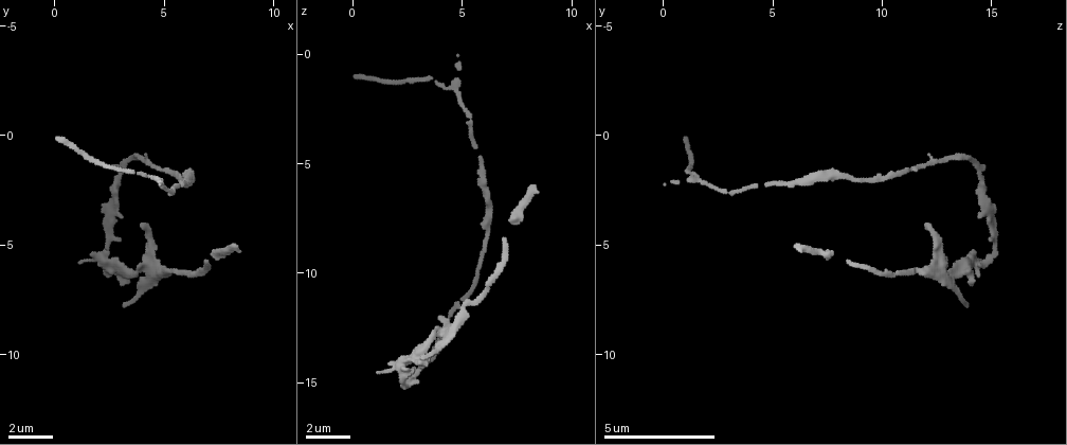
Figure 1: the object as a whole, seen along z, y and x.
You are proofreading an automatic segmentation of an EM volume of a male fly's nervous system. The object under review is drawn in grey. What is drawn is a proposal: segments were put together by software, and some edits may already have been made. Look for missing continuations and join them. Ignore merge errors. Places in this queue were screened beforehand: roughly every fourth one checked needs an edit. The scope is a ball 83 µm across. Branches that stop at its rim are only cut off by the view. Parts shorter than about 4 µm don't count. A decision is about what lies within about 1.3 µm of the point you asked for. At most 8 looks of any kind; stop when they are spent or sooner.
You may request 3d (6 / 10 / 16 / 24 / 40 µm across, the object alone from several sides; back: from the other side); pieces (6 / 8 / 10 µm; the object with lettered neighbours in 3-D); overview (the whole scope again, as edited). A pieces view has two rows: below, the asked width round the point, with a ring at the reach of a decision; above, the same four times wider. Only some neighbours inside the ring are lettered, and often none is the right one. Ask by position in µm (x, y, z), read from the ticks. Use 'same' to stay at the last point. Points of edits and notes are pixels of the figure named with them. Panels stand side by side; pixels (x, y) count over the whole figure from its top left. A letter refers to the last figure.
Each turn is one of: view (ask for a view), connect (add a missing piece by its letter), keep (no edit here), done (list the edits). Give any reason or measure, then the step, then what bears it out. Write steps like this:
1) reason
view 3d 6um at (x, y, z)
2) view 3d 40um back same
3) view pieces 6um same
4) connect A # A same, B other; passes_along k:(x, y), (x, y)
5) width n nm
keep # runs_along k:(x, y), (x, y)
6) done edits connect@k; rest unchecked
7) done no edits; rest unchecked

free end
view pieces 8um at (0.2, 0.1, 0.9)

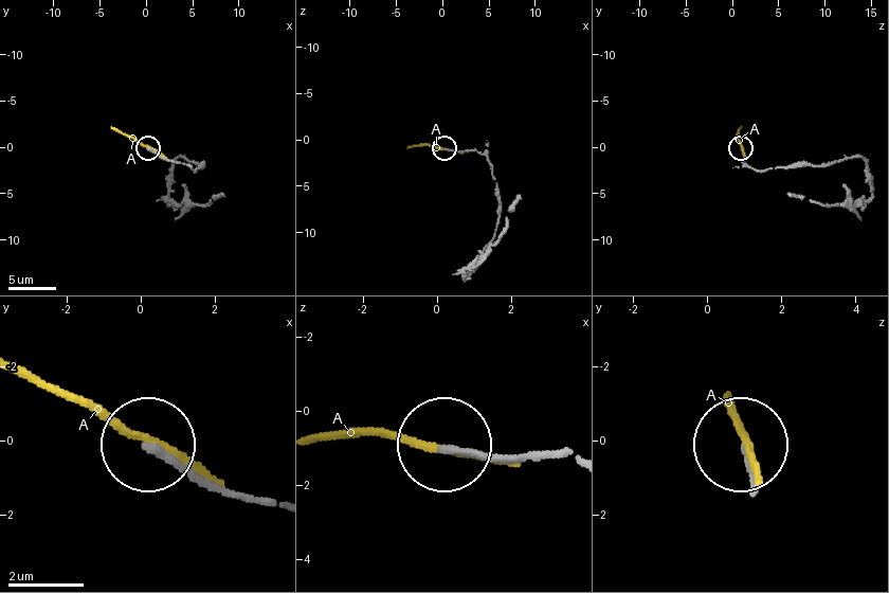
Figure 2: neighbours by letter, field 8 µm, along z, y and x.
keep # A other; runs_along 2:(184, 158), (203, 164), (194, 169), (160, 158), (149, 148); no lettered piece goes on from it

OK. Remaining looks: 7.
thin end
view pieces 6um at (4.8, 2.3, 0.1)

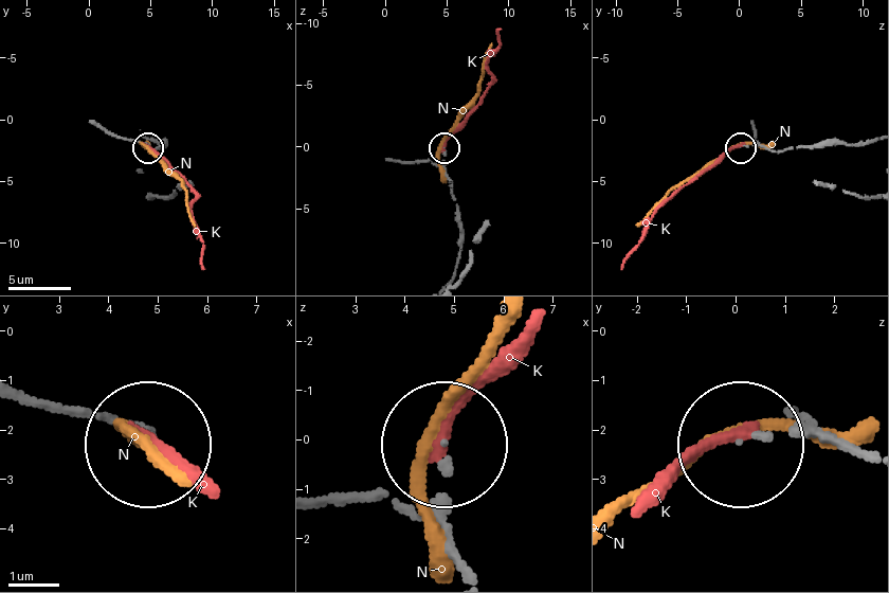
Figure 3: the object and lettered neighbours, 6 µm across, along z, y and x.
connect K # K same, N other; passes_along 3:(776, 149), (726, 149), (660, 207), (622, 269); it goes on there

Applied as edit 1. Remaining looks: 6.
an open end
view 3d 6um at (8.2, 5.0, 6.1)

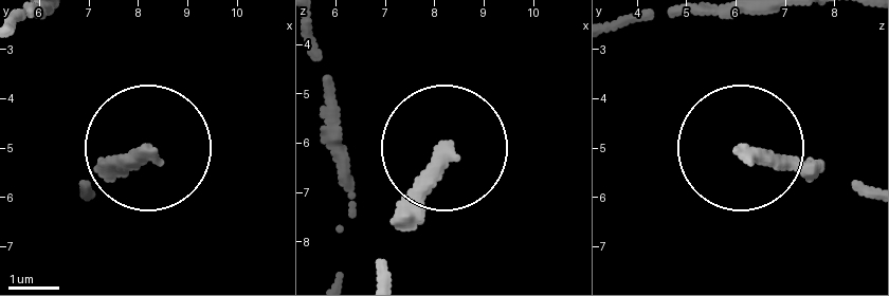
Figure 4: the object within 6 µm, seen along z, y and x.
view pieces 8um at (8.25, 5.05, 6.10)

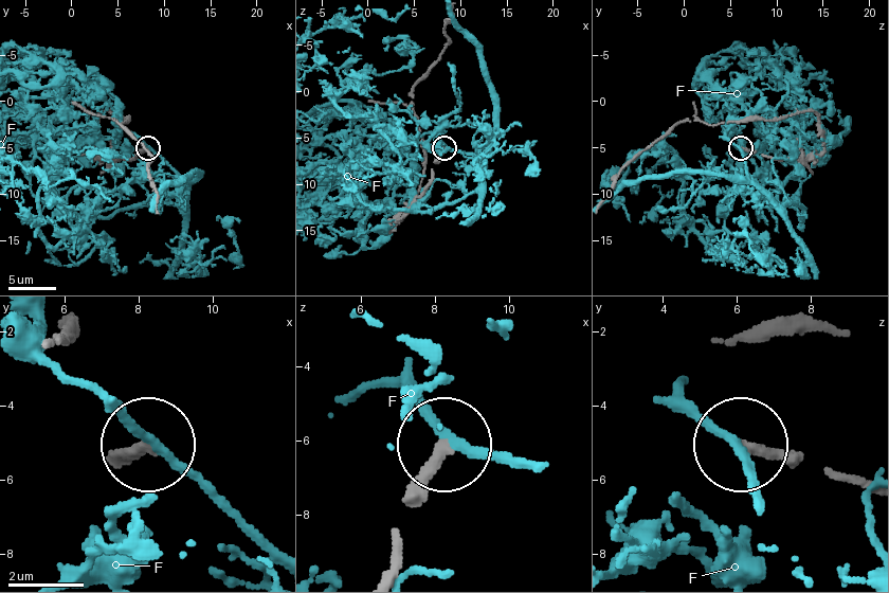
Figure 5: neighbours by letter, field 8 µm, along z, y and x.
keep # F other; runs_along 5:(388, 570), (411, 484), (438, 449); no lettered piece goes on from it

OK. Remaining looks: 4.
free end
view pieces 6um at (4.1, 4.1, 12.1)

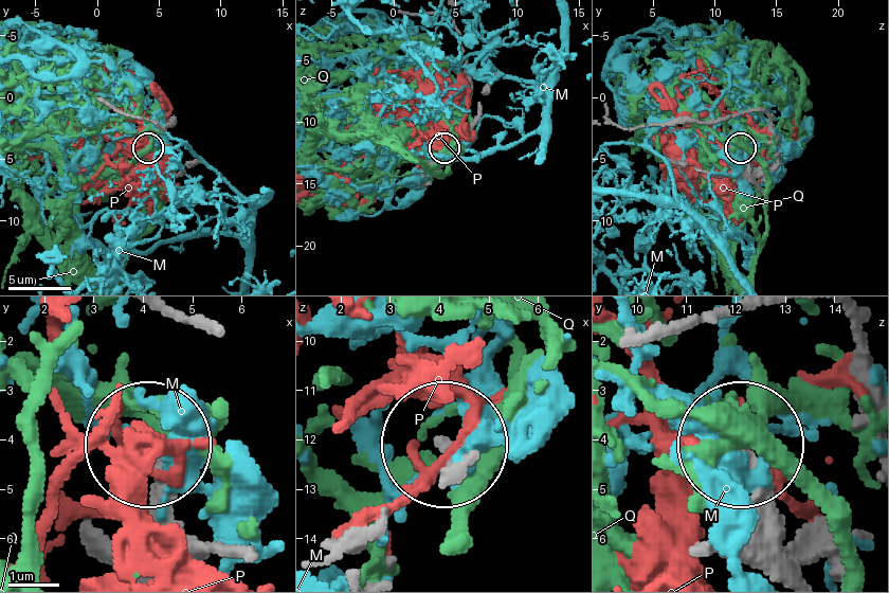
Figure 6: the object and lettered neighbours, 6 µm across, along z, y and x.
width 240 nm
keep # M other, P other, Q other; no lettered piece goes on from it

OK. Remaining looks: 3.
done edits connect@3; rest unchecked

